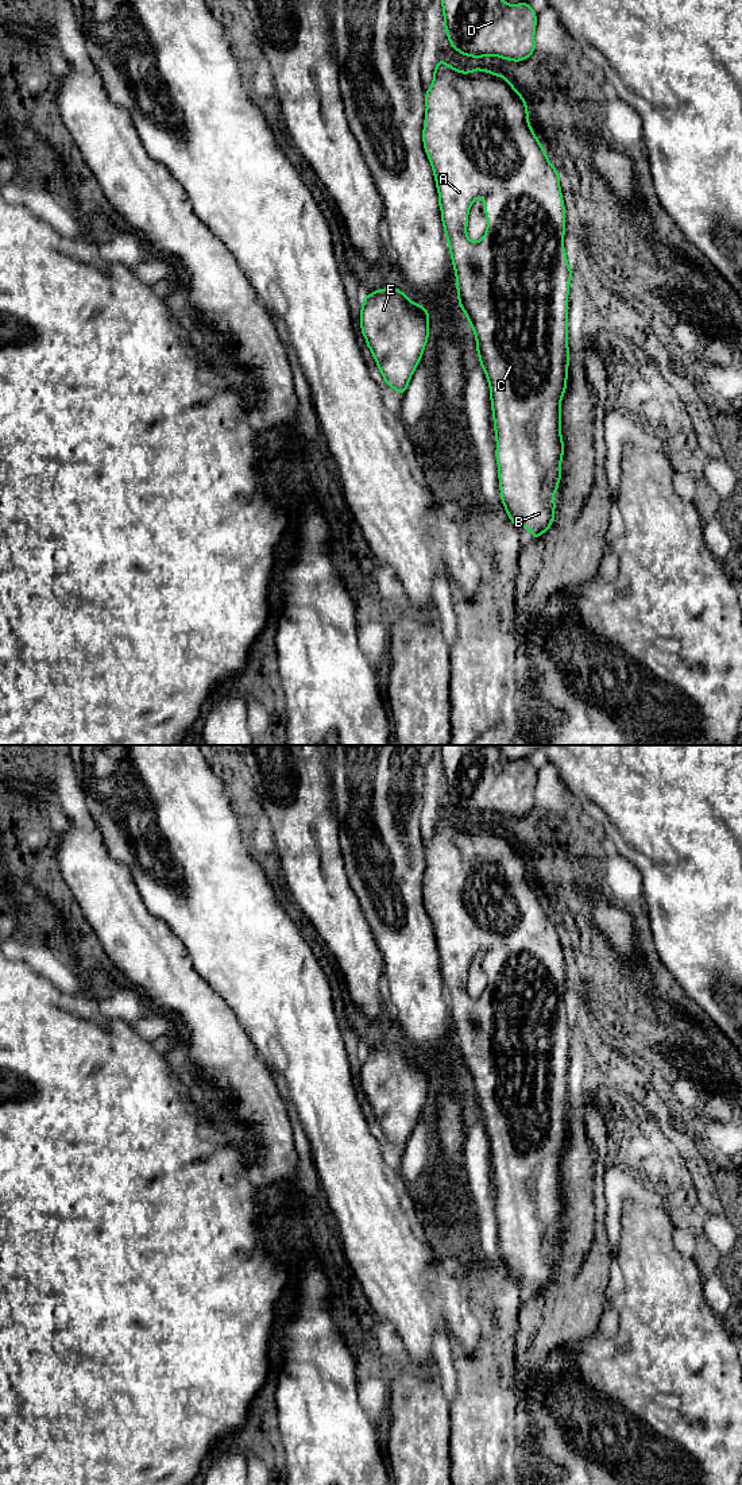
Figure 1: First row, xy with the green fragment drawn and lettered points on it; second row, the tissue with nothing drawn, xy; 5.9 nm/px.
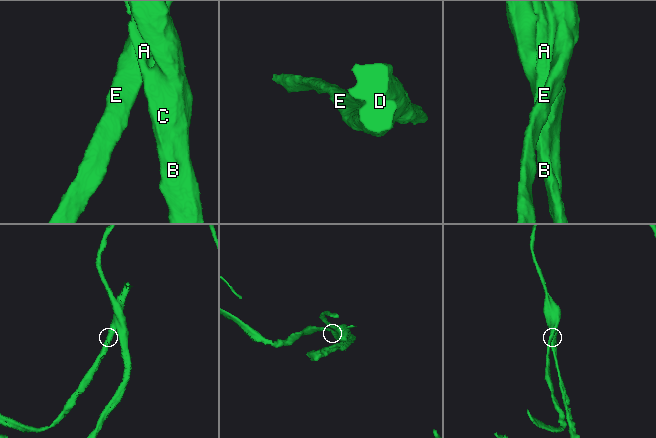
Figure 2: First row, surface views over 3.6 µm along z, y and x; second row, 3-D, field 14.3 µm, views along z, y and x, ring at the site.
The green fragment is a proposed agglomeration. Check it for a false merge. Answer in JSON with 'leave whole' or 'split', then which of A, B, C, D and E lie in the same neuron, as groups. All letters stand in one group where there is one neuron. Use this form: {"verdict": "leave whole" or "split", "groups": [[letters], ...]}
{"verdict": "leave whole", "groups": [["A", "B", "C", "D", "E"]]}

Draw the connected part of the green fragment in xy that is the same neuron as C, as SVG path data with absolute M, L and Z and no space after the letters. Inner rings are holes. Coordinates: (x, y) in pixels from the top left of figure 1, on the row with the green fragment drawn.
M441 58L434 66L433 82L425 92L425 104L426 111L422 142L424 150L433 169L436 188L438 192L441 221L456 275L456 292L459 297L457 302L467 316L467 321L475 333L479 362L490 385L490 400L496 440L495 456L498 463L501 501L506 509L509 520L513 521L514 526L517 529L519 526L525 526L532 531L532 539L538 539L550 528L554 521L556 501L553 494L559 491L559 482L563 475L561 459L564 455L564 440L561 437L561 398L565 394L568 378L568 293L571 278L575 273L568 266L567 252L563 246L563 238L567 232L567 228L565 207L560 188L559 171L549 162L542 144L530 127L527 104L523 96L513 86L507 77L487 69L480 69L479 66L469 72L461 72ZM479 197L484 198L483 209L487 217L487 230L479 242L471 242L467 235L468 212L472 202Z

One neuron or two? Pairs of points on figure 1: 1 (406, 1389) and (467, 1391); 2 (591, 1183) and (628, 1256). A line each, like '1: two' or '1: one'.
1: one
2: two

